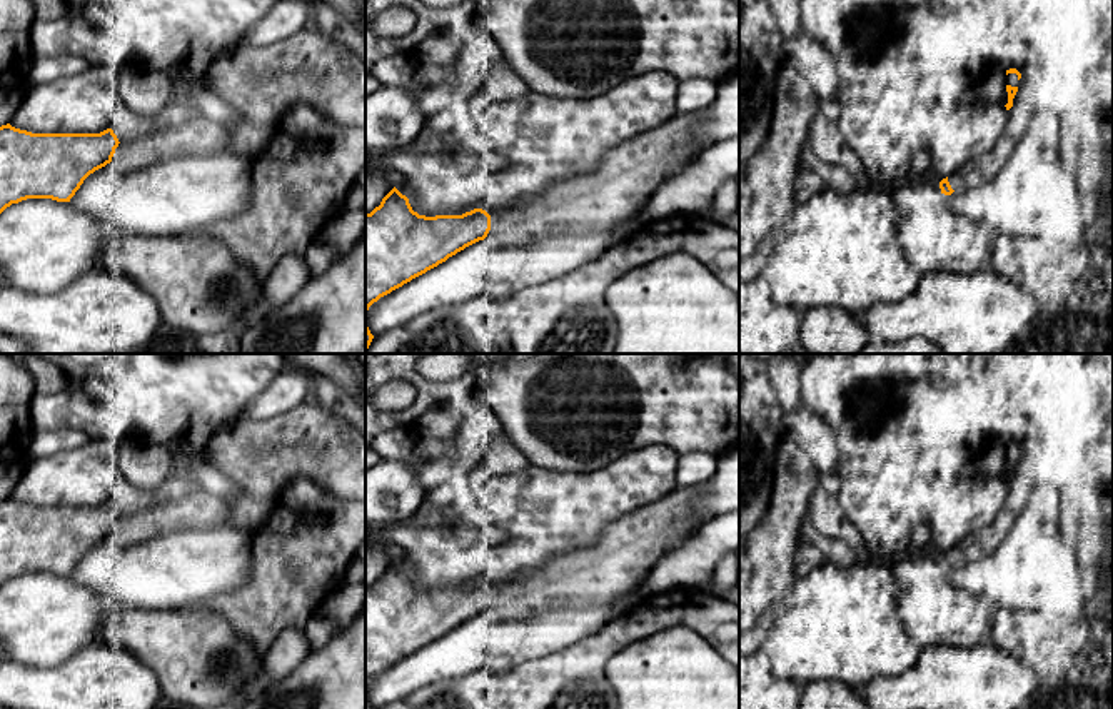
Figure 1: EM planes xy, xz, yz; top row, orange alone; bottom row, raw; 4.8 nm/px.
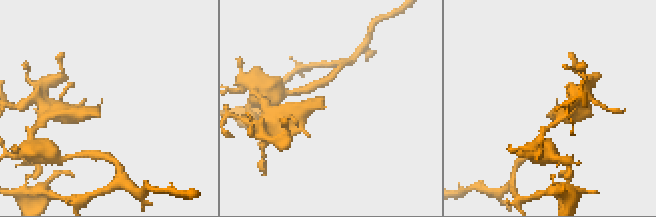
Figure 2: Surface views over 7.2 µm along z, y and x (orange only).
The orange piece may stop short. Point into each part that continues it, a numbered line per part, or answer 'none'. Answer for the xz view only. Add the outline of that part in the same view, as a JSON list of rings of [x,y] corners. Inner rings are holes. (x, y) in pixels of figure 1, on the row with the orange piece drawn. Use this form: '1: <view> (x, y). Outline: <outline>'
1: xz (628, 175). Outline: [[[696,112],[677,113],[661,127],[609,150],[596,170],[551,185],[537,199],[496,210],[484,242],[491,247],[531,245],[552,232],[602,232],[636,217],[659,187],[699,158],[704,150],[696,145],[699,122]]]

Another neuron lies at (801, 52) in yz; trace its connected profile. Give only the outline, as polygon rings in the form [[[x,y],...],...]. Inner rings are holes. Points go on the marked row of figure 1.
[[[804,32],[783,42],[781,60],[806,78],[818,102],[838,97],[839,77],[833,57]]]

